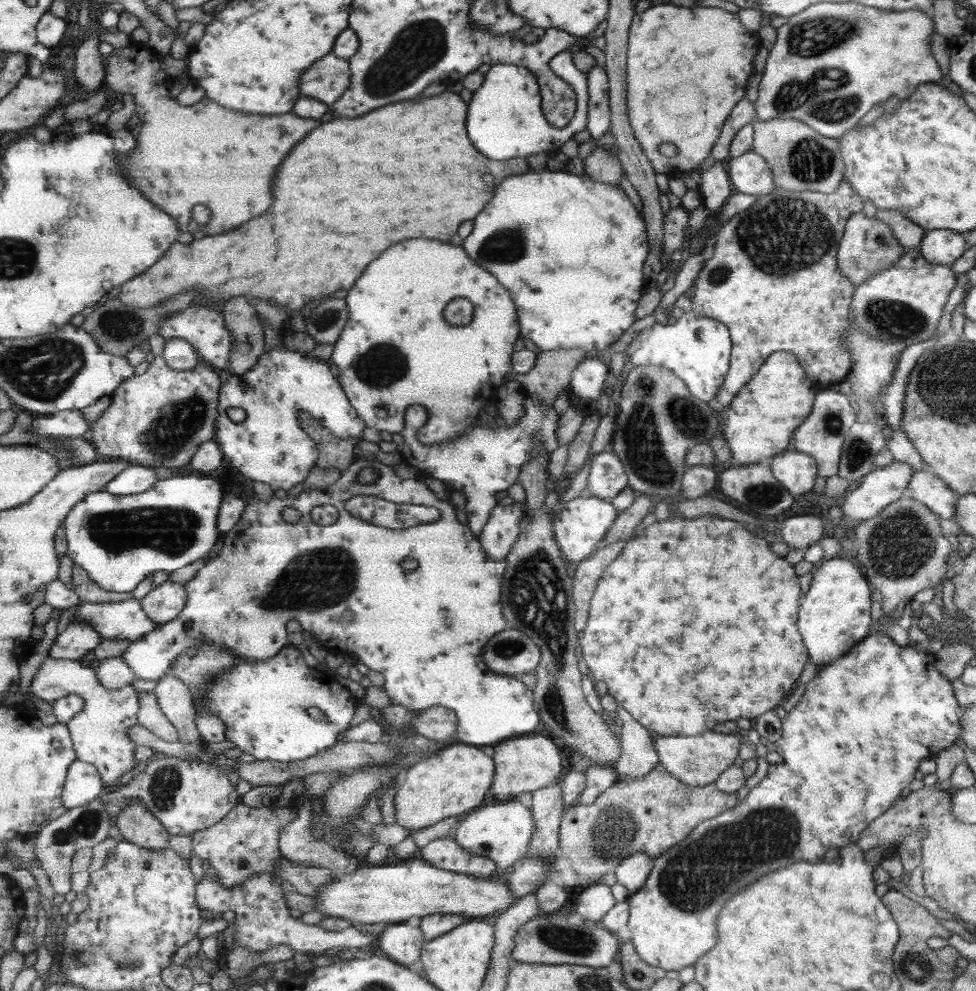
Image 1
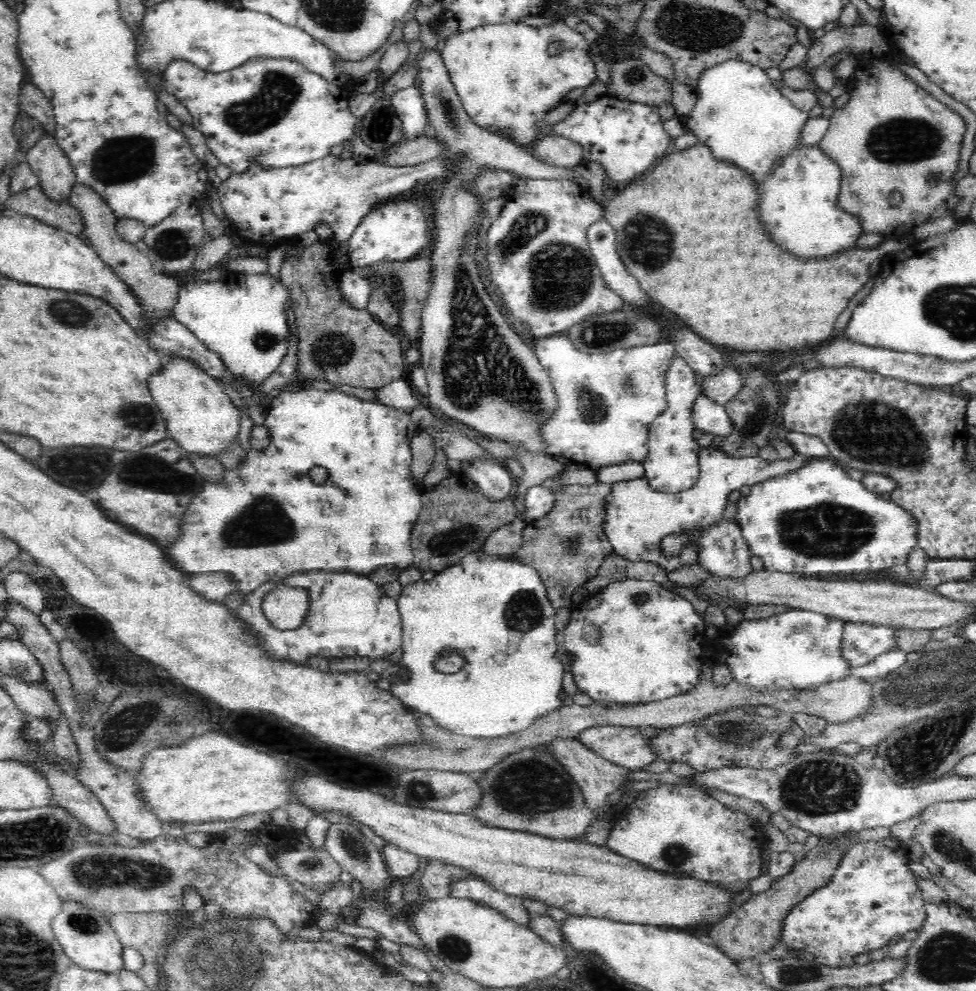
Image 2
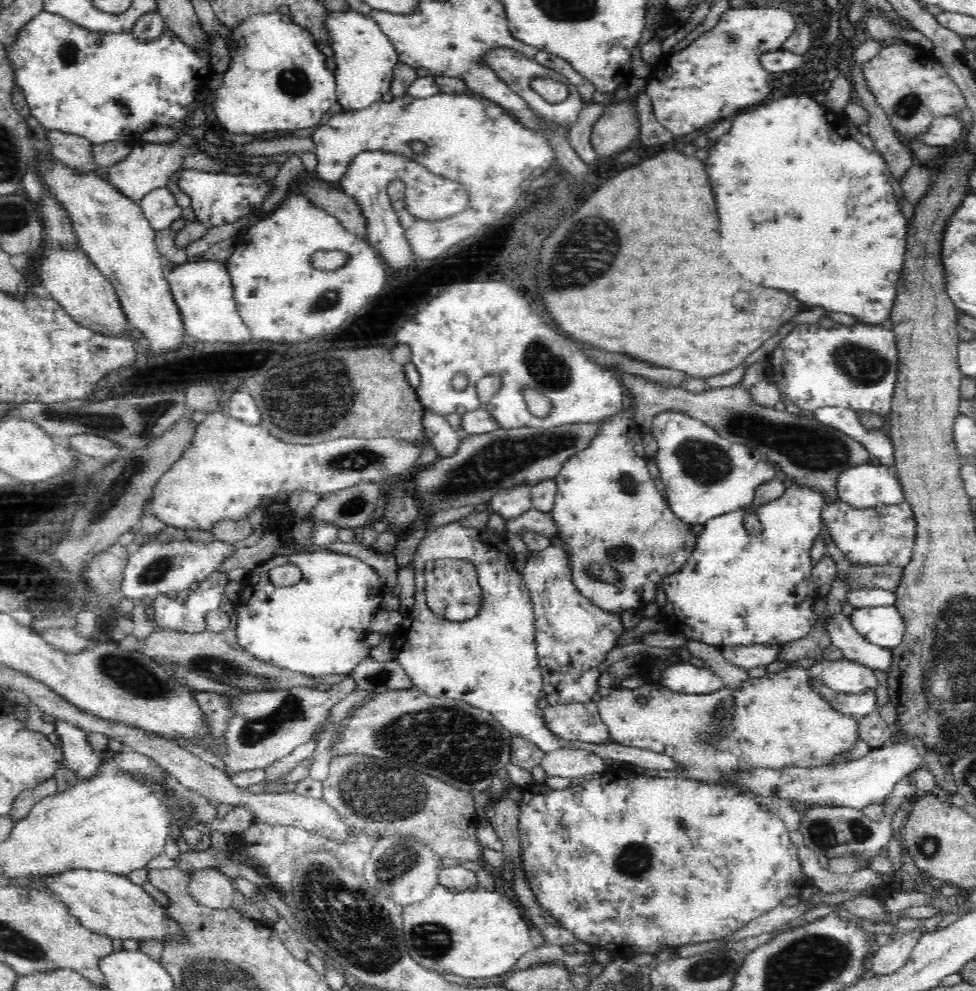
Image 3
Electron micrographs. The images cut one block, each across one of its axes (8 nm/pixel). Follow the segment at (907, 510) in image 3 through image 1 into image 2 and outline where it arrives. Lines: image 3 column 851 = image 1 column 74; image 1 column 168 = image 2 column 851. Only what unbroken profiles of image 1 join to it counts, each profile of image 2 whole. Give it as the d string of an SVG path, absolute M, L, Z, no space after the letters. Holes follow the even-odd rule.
M812 460L802 469L789 473L785 476L770 478L764 482L751 486L748 496L741 496L737 502L737 512L735 522L741 528L742 536L749 546L750 552L754 556L762 559L763 566L766 570L778 571L783 573L799 573L808 577L820 574L834 573L871 573L875 571L884 571L896 565L905 565L910 553L917 547L917 522L895 502L892 502L888 496L879 495L874 491L868 490L862 481L852 479L847 470L842 468L840 463L832 460Z

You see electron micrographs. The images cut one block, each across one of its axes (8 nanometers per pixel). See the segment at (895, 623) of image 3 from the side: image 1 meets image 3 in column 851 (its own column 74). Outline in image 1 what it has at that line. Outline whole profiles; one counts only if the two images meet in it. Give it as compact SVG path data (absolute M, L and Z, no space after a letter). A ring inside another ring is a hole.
M132 598L111 603L82 602L70 622L90 623L101 638L131 642L158 628L141 607L141 601Z

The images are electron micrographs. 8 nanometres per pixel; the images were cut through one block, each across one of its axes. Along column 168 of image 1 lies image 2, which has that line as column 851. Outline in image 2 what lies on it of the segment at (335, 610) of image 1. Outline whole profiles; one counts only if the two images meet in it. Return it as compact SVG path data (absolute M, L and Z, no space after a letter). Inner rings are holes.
M845 621L842 657L852 669L864 666L880 654L896 649L896 632L896 627Z

